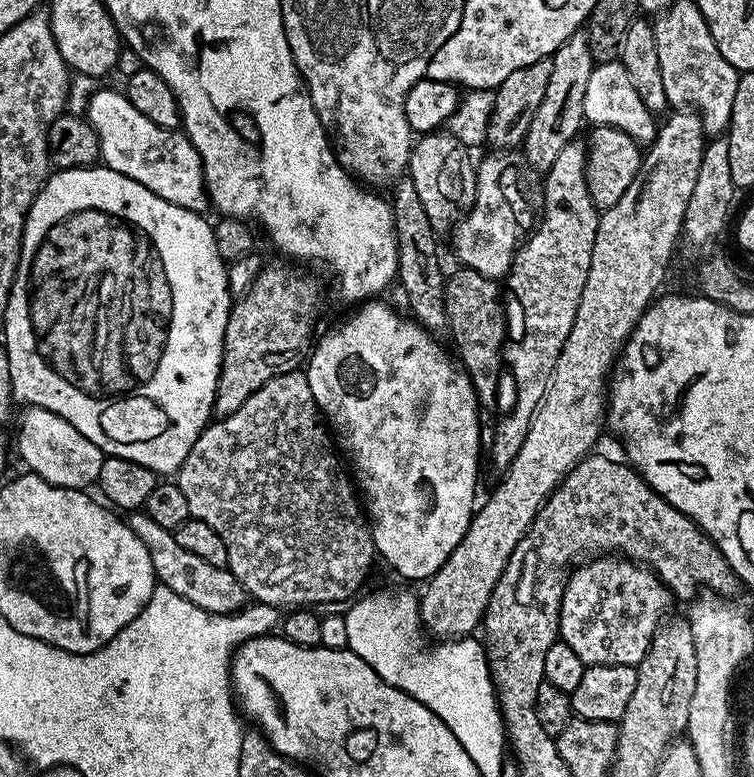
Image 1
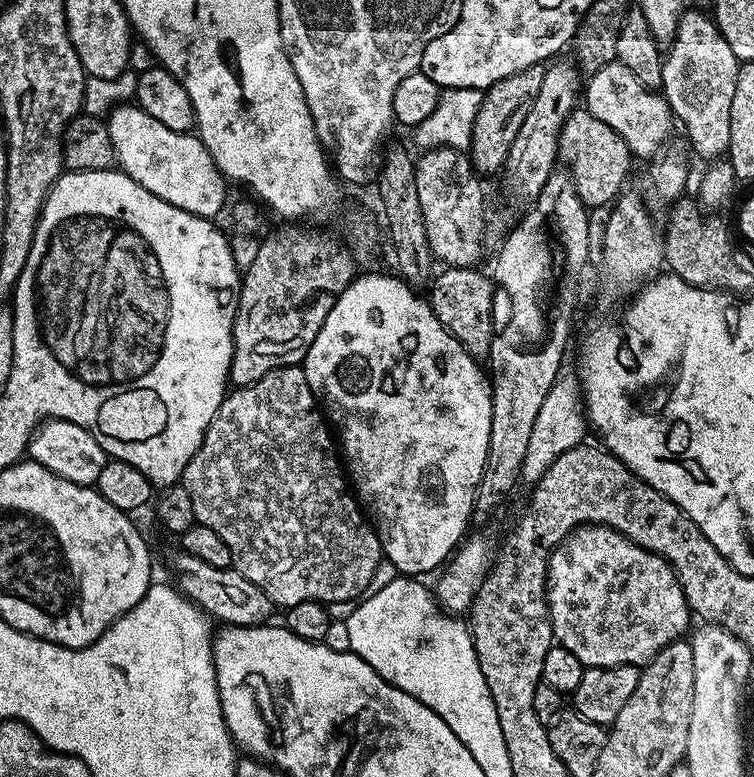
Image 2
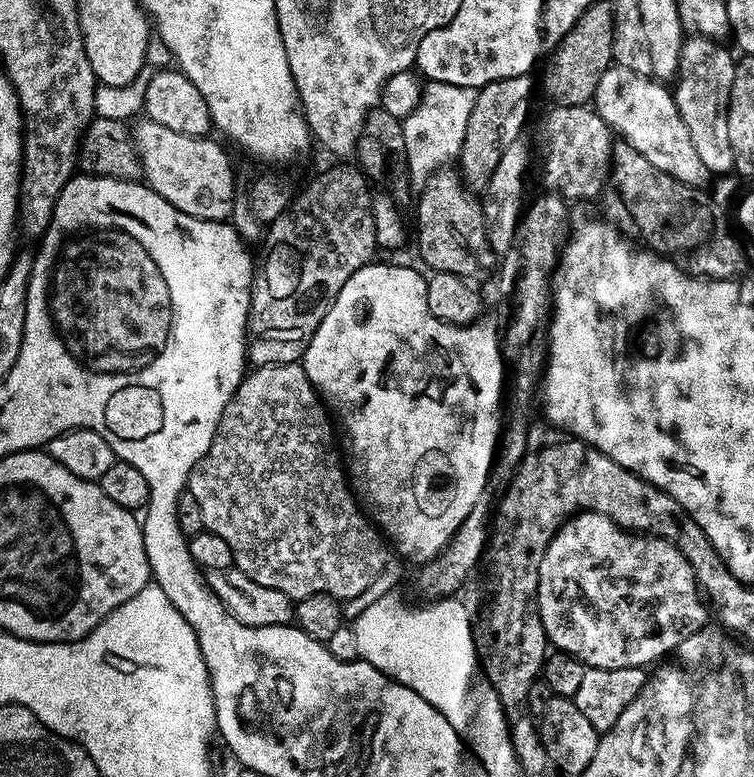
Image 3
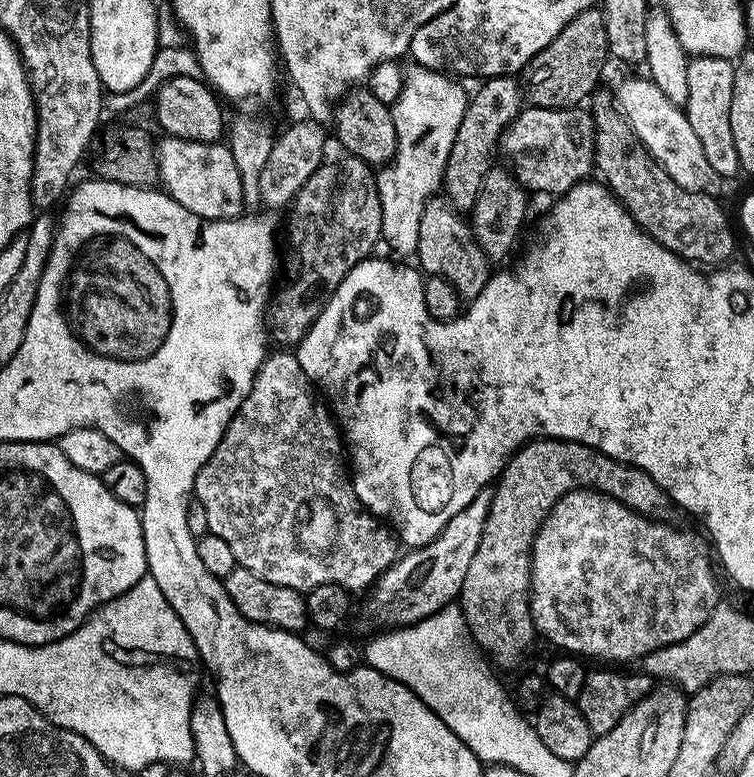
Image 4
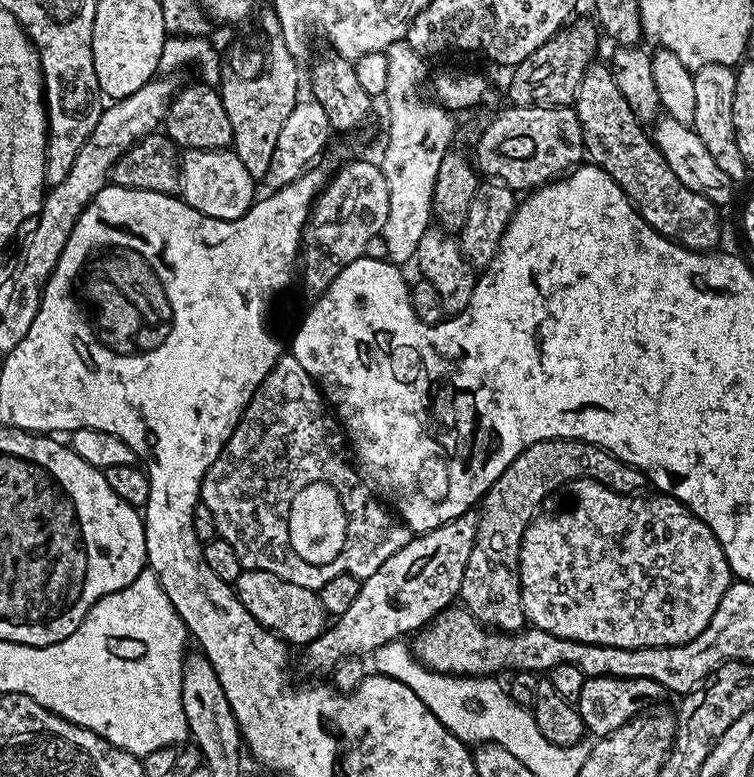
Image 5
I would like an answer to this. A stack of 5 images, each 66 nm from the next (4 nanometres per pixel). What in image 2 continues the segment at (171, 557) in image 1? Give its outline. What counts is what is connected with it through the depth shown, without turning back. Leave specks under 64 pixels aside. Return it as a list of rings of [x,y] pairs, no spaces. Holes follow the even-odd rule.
[[[182,550],[177,551],[177,556],[172,560],[172,568],[176,571],[174,584],[179,591],[183,592],[201,612],[209,617],[217,616],[224,626],[260,626],[264,620],[274,611],[274,605],[270,597],[250,578],[246,578],[235,568],[219,568],[209,566],[207,562],[202,562],[202,558],[194,558]]]

